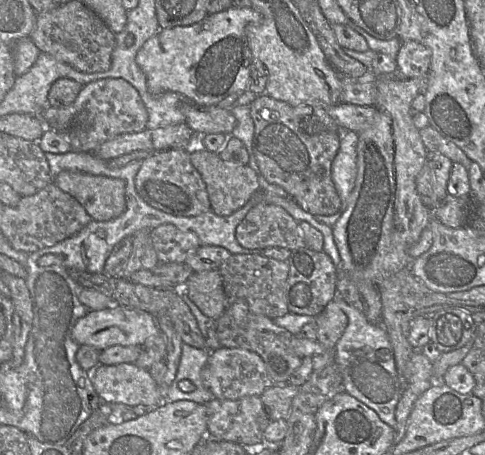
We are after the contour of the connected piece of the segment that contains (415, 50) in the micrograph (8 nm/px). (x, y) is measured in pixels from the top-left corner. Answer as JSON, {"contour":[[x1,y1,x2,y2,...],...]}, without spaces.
{"contour":[[403,41,396,57,397,72,405,79,426,77,430,69,432,52,417,41]]}

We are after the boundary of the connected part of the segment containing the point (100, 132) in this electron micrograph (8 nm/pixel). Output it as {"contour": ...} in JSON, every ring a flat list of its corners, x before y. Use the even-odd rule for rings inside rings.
{"contour":[[108,78,82,87,69,106,46,107,41,113,46,129,67,138,70,152,93,153,101,144,121,134,147,129,148,113,137,90,126,80]]}

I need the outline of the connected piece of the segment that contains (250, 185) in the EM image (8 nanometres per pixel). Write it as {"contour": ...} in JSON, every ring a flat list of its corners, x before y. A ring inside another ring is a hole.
{"contour":[[201,146,190,149,190,160,205,182,211,210,219,216,229,216,242,208,259,190,258,176,247,164,223,161,218,153,210,152]]}

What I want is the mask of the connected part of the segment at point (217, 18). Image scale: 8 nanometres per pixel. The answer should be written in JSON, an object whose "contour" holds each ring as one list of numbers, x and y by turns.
{"contour":[[233,4,196,24,160,29,142,45,135,58,146,76,149,92,153,95,178,93,204,107,217,106,230,94,245,92,249,89,253,65,246,27,260,20,260,13,252,7]]}

